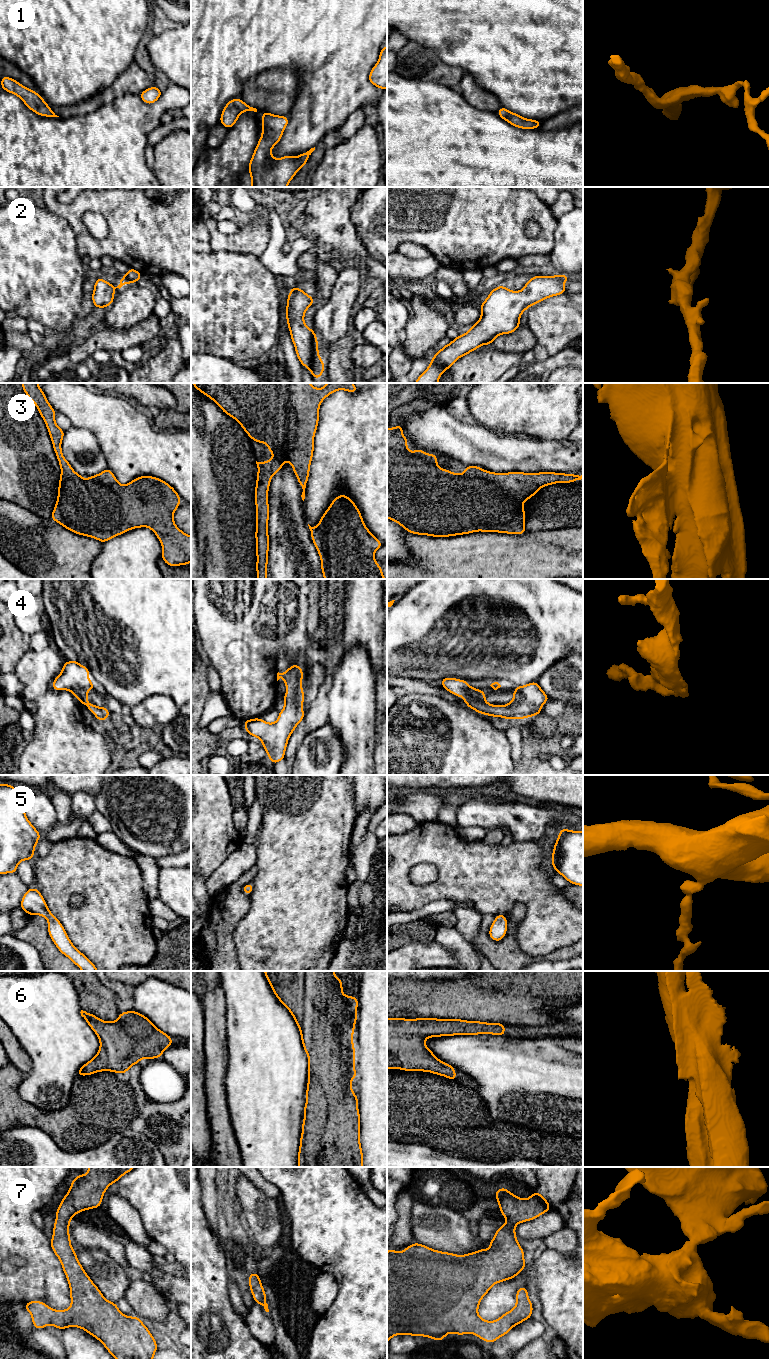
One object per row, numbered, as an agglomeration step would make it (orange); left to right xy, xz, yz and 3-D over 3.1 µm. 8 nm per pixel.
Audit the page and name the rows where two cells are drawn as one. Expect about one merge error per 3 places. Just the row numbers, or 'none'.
none

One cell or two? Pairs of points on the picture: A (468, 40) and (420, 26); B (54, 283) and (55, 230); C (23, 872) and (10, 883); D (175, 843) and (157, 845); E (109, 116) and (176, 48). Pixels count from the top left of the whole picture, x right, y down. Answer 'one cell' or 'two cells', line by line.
A: one cell
B: one cell
C: two cells
D: one cell
E: two cells

